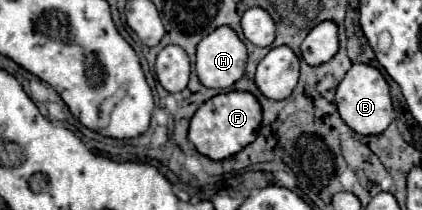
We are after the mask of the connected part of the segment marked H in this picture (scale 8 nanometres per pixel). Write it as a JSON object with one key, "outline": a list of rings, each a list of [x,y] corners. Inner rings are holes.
{"outline":[[[219,26],[197,44],[197,76],[207,88],[231,88],[245,72],[247,48],[229,28]]]}

